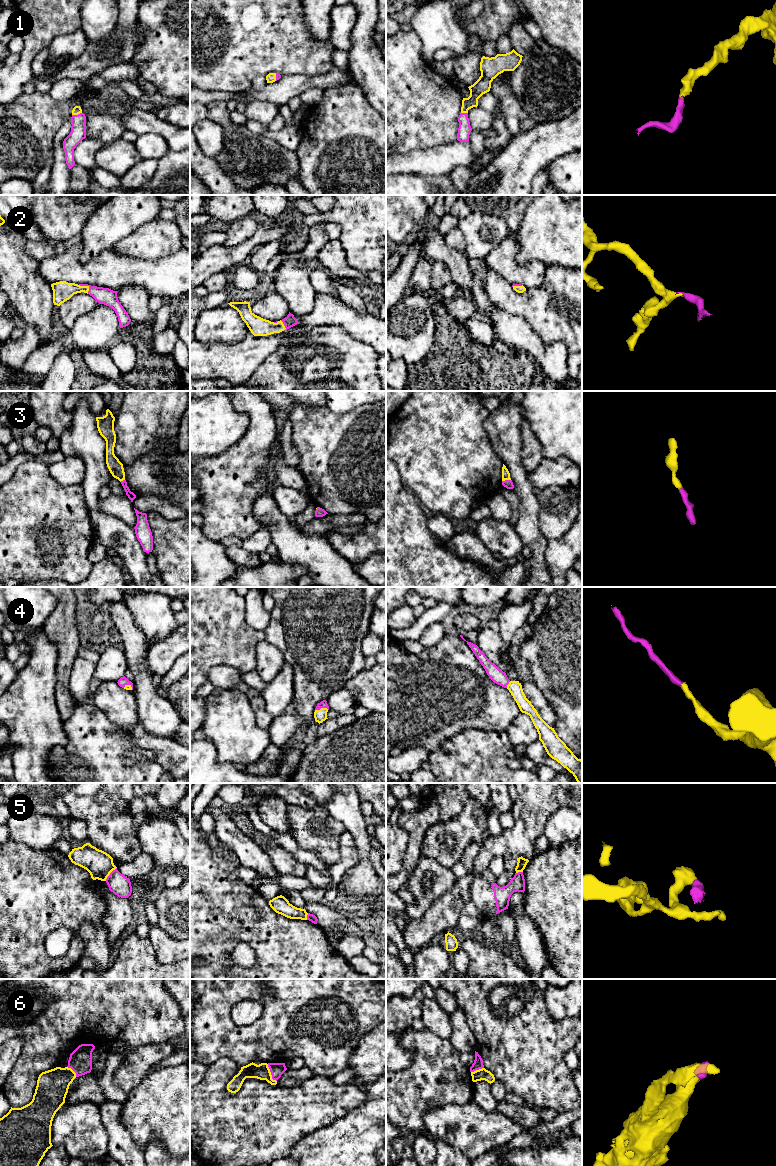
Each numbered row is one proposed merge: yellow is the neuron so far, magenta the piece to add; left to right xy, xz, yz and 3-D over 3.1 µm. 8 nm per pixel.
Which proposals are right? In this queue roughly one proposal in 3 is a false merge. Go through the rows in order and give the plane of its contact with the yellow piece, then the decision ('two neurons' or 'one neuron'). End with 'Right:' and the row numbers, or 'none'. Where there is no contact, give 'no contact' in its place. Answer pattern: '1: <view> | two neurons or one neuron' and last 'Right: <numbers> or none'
1: xy | one neuron
2: xy | one neuron
3: yz | one neuron
4: xz | one neuron
5: xy | two neurons
6: xz | one neuron
Right: 1, 2, 3, 4, 6

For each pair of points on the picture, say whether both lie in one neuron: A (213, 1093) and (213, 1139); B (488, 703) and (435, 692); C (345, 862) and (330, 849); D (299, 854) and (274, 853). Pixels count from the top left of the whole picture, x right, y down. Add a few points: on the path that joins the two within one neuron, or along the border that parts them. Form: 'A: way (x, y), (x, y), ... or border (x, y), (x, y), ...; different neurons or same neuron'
A: way (213, 1104), (213, 1128); same neuron
B: way (475, 701), (453, 692), (448, 692); same neuron
C: border (341, 835), (340, 859), (328, 867); different neurons
D: border (280, 845), (292, 854); different neurons

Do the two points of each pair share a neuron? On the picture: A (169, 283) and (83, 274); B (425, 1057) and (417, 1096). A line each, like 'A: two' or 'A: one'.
A: one
B: one

